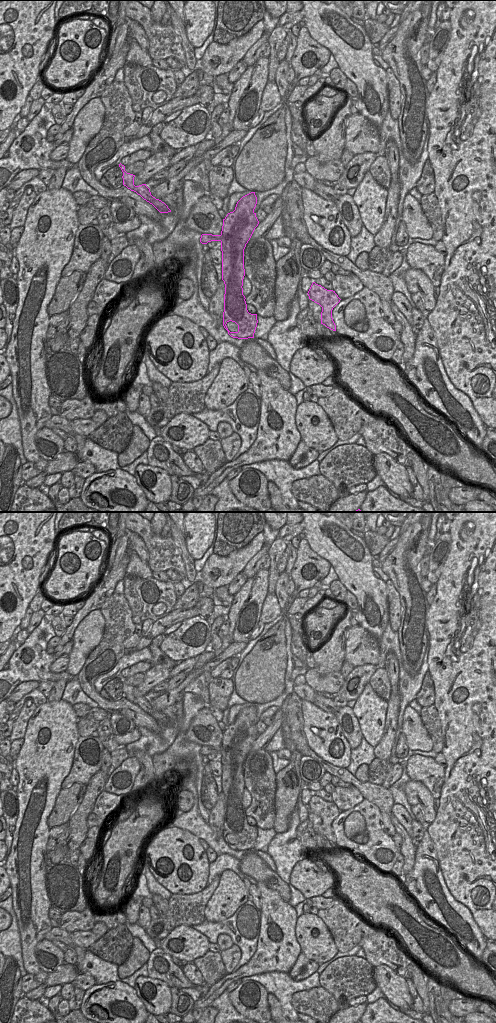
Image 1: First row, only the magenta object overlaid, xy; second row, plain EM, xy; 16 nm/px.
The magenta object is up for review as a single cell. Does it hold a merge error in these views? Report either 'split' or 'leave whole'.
split

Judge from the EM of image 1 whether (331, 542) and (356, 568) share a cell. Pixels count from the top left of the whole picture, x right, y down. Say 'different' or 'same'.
same

